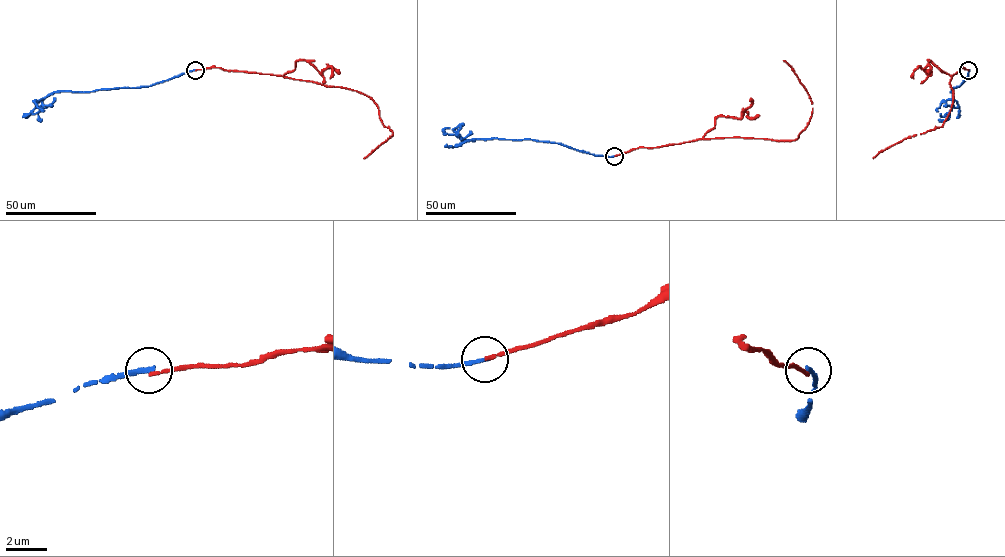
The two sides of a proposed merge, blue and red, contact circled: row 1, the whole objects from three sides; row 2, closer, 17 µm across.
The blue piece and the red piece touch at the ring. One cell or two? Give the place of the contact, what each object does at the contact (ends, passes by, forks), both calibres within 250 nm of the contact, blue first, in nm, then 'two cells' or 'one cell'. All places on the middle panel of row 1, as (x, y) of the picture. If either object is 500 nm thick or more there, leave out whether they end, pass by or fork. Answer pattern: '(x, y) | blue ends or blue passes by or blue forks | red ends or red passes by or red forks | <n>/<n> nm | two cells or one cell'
(614, 156) | blue ends | red ends | 200/150 nm | two cells

